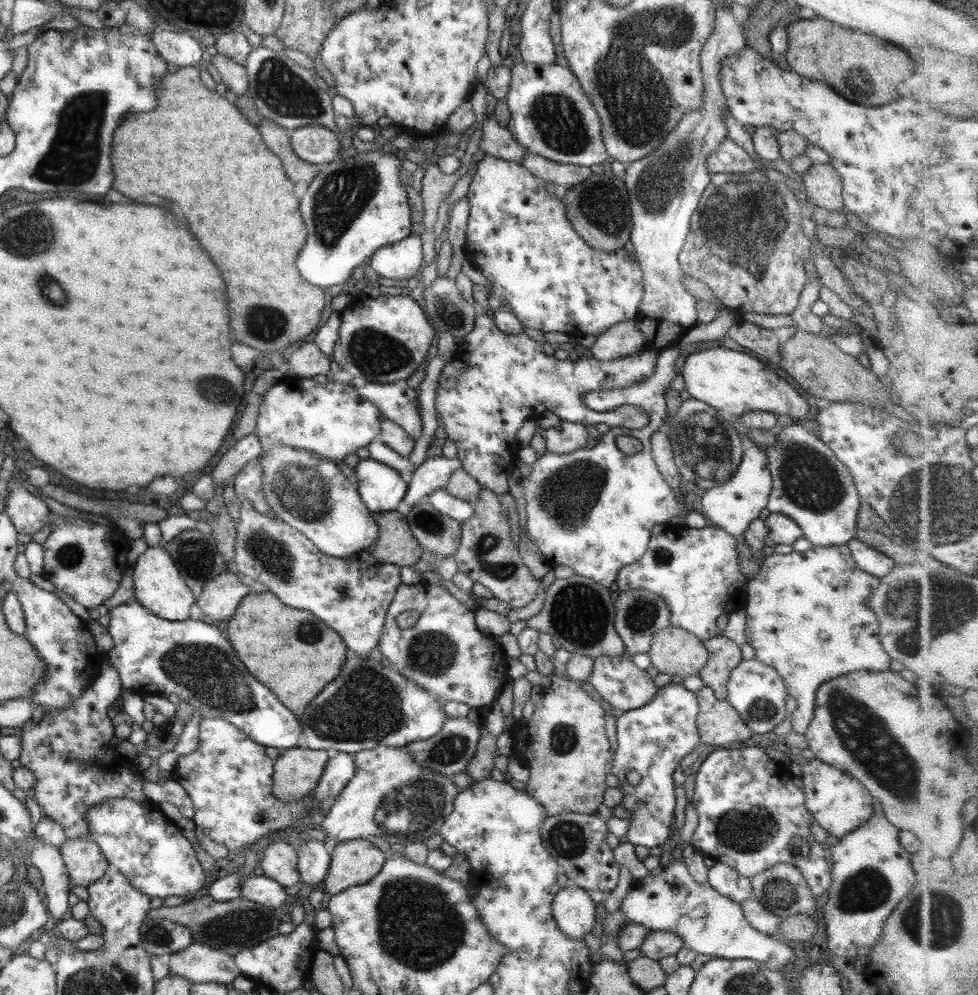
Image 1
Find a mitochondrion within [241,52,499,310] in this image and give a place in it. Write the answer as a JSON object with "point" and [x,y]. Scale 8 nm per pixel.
{"point":[343,195]}

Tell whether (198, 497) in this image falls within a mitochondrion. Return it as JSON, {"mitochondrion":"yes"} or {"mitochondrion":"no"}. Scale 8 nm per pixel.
{"mitochondrion":"no"}

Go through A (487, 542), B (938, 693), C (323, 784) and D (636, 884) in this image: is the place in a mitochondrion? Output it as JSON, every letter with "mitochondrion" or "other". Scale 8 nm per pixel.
{"A":"mitochondrion","B":"other","C":"other","D":"other"}

